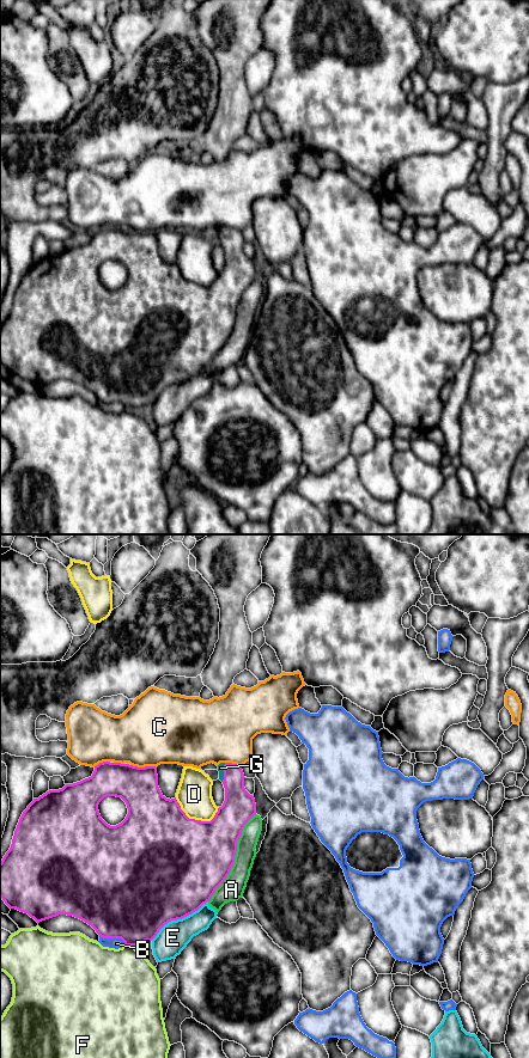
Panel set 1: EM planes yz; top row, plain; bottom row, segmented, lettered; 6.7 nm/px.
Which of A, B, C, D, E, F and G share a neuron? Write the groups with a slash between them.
A E / B / C / D / F / G

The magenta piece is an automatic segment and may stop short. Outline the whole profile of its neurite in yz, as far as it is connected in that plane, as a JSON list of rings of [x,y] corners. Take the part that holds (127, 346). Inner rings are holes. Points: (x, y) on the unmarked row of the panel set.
[[[103,226],[95,231],[91,241],[73,249],[66,249],[62,253],[49,255],[28,270],[23,276],[10,314],[0,326],[0,361],[10,373],[16,373],[28,378],[37,387],[67,379],[79,383],[91,390],[96,397],[103,403],[121,403],[126,410],[138,410],[145,405],[152,405],[159,395],[171,385],[182,384],[197,375],[203,368],[211,365],[215,354],[225,345],[235,328],[237,316],[237,306],[242,299],[244,289],[256,279],[256,268],[253,259],[244,252],[244,238],[242,231],[232,227],[220,227],[218,230],[219,244],[225,252],[225,265],[218,273],[211,286],[201,286],[189,283],[181,274],[180,268],[175,263],[166,263],[158,251],[158,239],[156,231],[138,232],[129,228]],[[107,261],[121,262],[128,273],[126,283],[116,289],[108,289],[99,279],[98,269]]]

